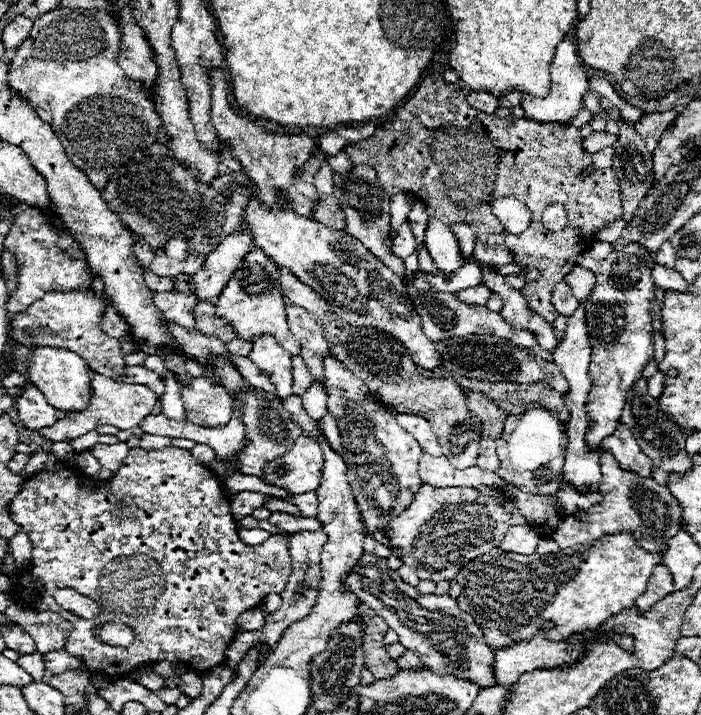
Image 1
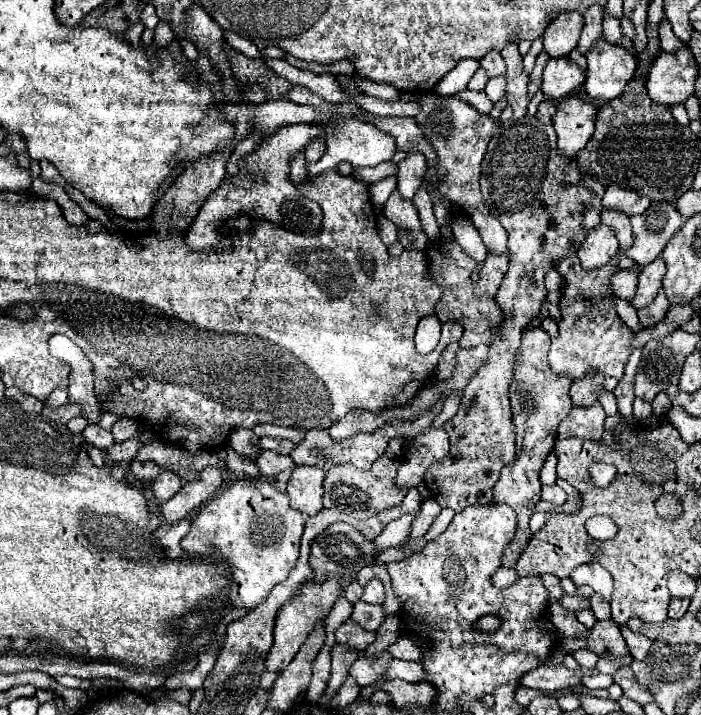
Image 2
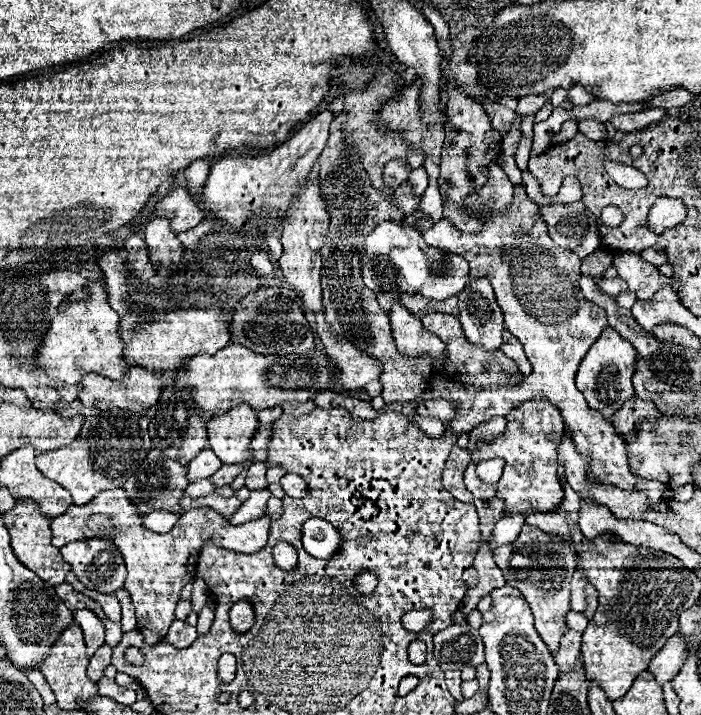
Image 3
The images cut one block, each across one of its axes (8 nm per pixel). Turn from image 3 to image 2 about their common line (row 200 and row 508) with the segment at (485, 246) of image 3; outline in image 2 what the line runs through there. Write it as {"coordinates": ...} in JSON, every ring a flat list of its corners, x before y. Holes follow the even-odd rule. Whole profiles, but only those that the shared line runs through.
{"coordinates":[[530,328,522,334,522,346,516,354,516,374,510,384,510,404,512,404,512,420,516,424,516,460,506,464,500,472,500,480,494,484,494,502,508,504,518,514,518,530,512,542,506,546,502,554,502,566,514,568,520,554,528,546,532,532,528,528,532,508,540,502,540,470,544,466,546,456,554,448,558,424,568,416,570,402,570,384,572,378,564,374,552,372,548,364,550,338,542,328]]}

